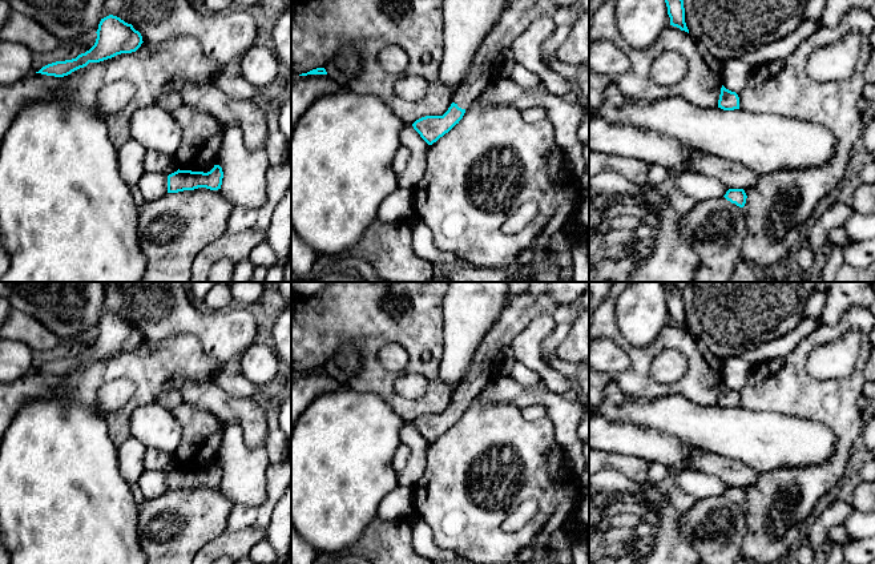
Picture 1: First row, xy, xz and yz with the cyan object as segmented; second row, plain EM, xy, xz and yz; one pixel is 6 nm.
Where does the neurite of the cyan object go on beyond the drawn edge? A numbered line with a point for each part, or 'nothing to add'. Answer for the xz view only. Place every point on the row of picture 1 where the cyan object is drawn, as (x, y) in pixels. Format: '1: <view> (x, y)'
1: xz (520, 13)

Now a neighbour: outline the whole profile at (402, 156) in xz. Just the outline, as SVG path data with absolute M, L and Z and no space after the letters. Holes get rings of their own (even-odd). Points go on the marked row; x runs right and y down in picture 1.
M400 145L400 148L395 153L392 165L394 172L398 177L400 177L402 173L404 172L408 160L410 160L410 150L406 146Z

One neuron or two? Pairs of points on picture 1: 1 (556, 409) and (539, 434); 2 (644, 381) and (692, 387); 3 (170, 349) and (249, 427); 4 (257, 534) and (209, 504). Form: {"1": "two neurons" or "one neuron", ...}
{"1": "two neurons", "2": "one neuron", "3": "two neurons", "4": "two neurons"}

